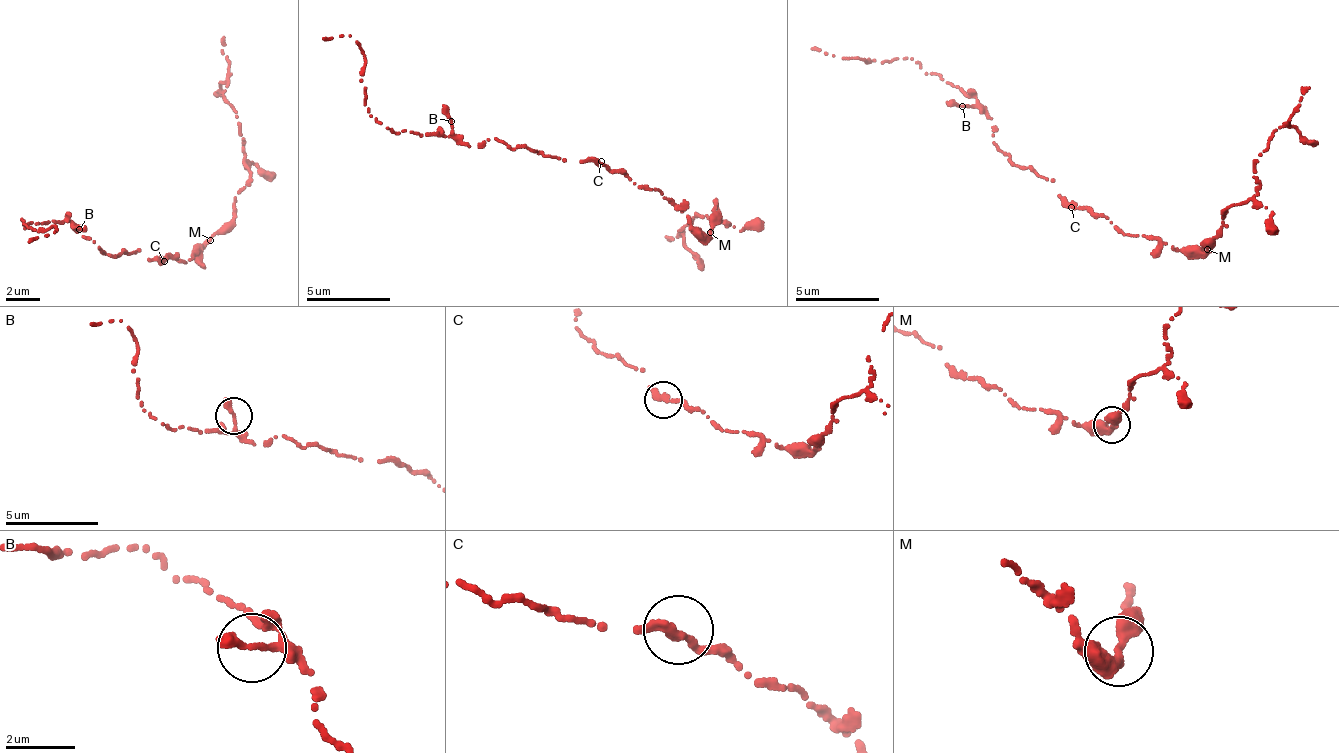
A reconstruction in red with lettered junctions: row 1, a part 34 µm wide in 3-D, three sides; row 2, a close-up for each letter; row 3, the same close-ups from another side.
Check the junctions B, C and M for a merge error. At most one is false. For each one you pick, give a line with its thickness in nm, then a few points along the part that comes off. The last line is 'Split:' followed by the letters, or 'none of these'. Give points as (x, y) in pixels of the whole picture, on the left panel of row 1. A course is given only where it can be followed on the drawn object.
Split: none of these

